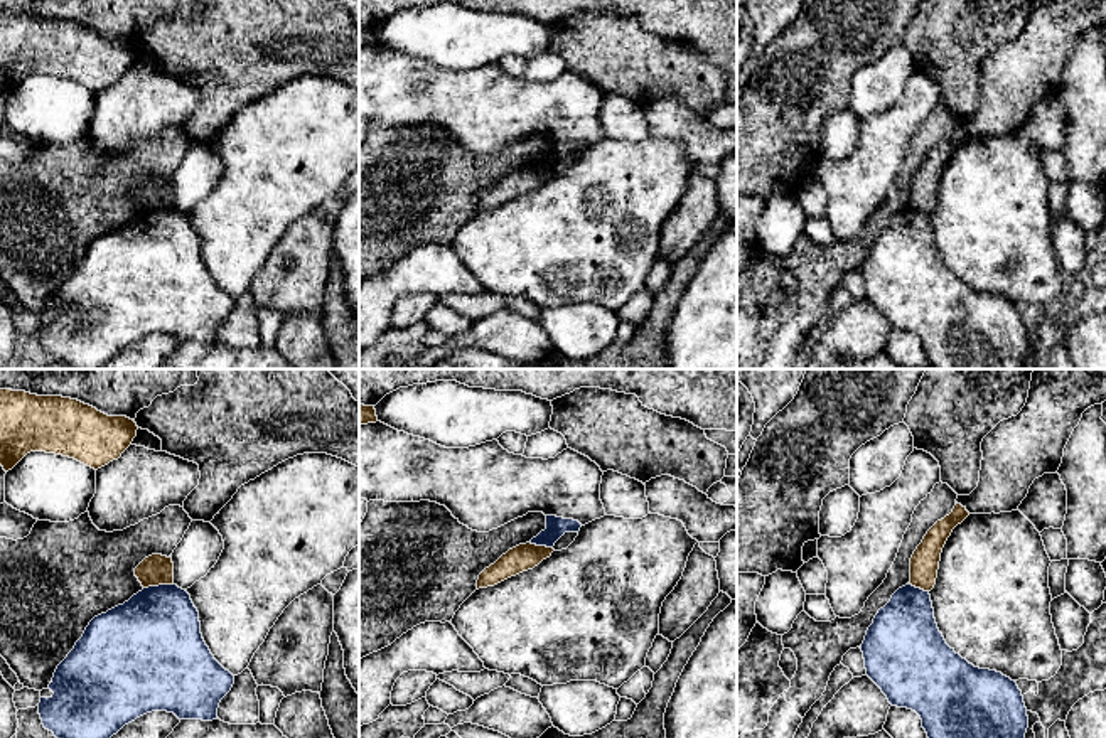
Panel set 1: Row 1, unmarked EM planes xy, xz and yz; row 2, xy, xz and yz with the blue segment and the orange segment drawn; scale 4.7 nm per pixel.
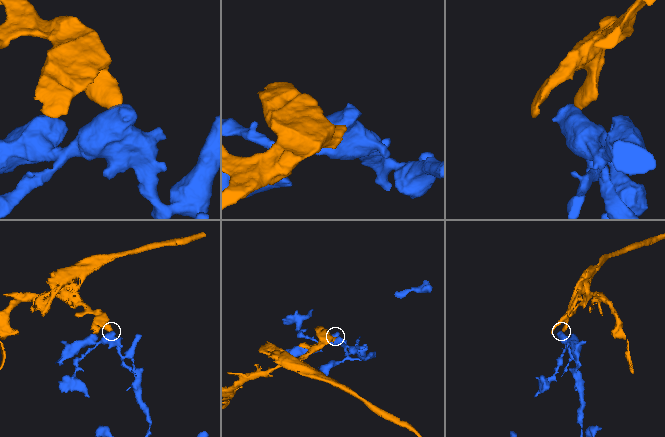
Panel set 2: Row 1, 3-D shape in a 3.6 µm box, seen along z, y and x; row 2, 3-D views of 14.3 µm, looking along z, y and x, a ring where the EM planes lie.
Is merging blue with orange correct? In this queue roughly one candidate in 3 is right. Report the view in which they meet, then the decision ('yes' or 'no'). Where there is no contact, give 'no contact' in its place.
xy | no

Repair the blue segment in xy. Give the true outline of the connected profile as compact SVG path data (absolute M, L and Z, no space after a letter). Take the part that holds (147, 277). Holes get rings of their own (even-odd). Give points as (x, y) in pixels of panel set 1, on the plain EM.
M158 207L143 211L123 227L94 239L57 288L47 310L54 317L40 320L37 329L44 350L57 362L71 369L101 369L125 347L152 334L174 335L179 342L219 342L219 325L233 307L234 298L214 281L202 261L199 234L191 217L177 207Z

